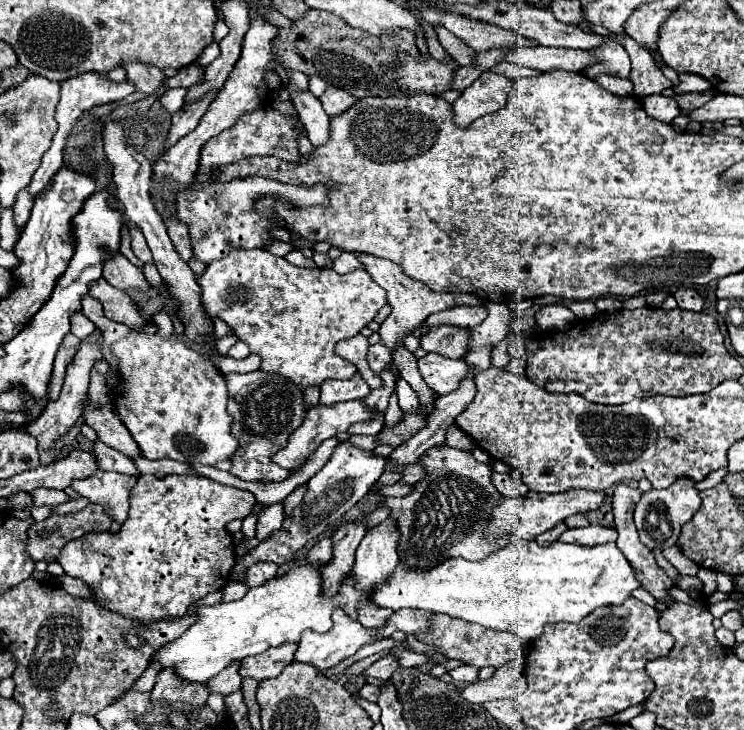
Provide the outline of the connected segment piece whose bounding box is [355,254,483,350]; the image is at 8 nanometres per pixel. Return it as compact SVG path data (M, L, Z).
M355 254L359 258L359 262L363 262L363 266L367 268L367 272L371 274L371 278L383 288L387 290L387 302L393 306L393 312L385 318L385 322L379 328L381 334L381 342L385 346L389 346L391 350L403 342L403 336L413 332L417 326L421 326L429 314L433 312L441 312L447 310L451 306L459 306L459 304L467 304L467 306L481 306L483 298L479 300L475 294L453 294L453 292L433 292L429 290L423 282L417 282L413 278L409 278L395 262L389 262L385 258L377 258L377 256L369 256L369 254Z

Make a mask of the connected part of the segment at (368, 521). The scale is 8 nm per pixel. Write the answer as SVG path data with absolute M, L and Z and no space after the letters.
M377 508L363 519L363 523L367 529L371 529L385 520L389 516L389 512L389 508Z

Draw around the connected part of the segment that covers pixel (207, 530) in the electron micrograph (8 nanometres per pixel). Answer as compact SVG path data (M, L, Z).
M139 476L131 490L129 504L129 518L117 534L103 532L83 536L69 542L57 558L67 576L79 578L91 588L93 598L101 608L149 624L171 616L185 616L189 606L225 586L235 566L235 546L227 532L227 524L235 518L245 518L251 512L255 504L251 492L219 484L205 476Z

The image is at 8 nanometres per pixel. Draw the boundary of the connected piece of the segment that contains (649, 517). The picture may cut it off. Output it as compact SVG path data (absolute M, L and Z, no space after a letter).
M677 478L673 486L665 490L649 490L641 496L641 500L635 506L635 526L639 530L639 538L649 548L669 548L675 546L681 526L691 520L691 516L699 510L701 496L695 488L693 478Z

